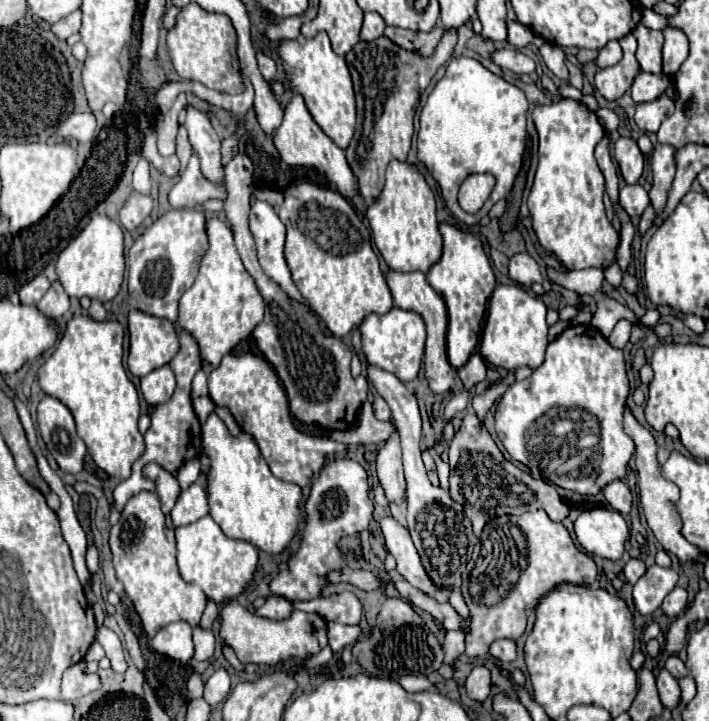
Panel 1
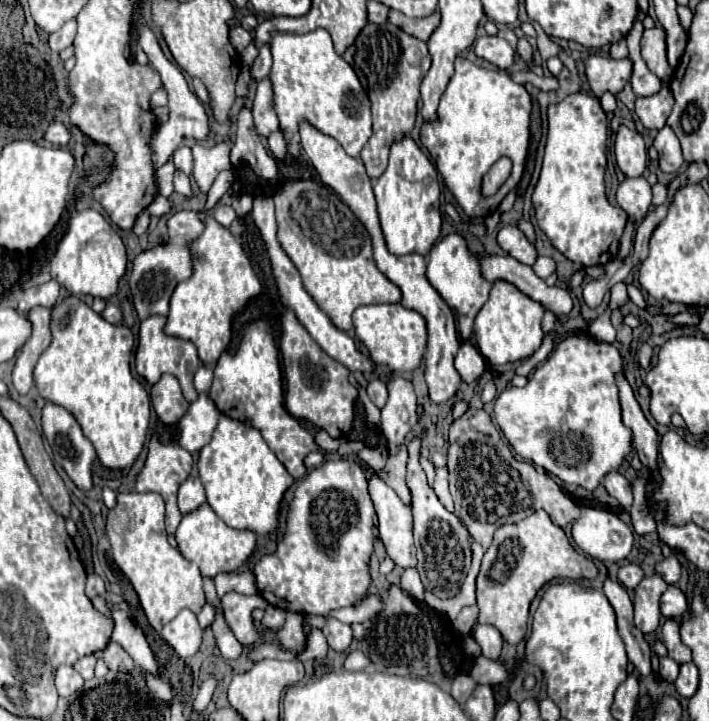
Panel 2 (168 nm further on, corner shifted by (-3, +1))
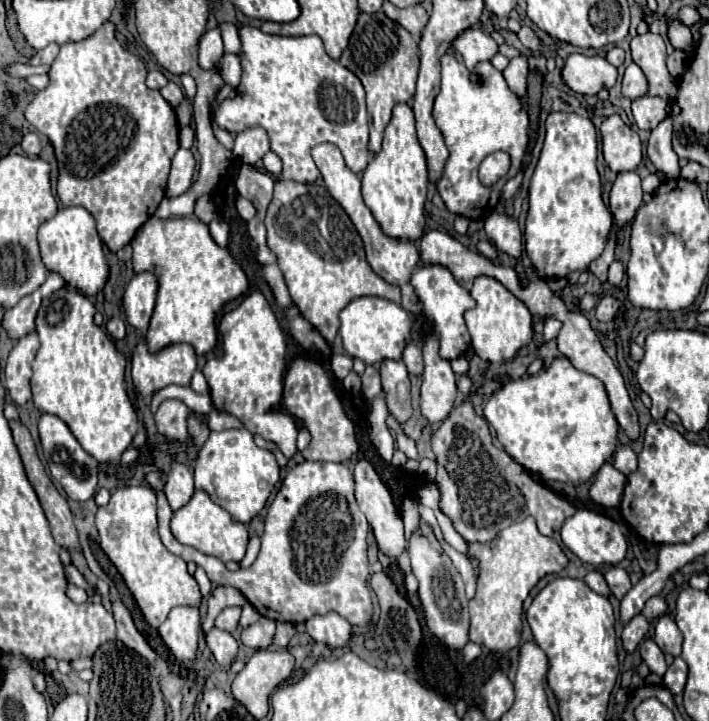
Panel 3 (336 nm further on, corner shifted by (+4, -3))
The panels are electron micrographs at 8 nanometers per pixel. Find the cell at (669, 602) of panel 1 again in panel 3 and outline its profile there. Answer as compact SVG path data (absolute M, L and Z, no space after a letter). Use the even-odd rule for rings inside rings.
M652 597L652 599L648 599L648 603L646 603L644 609L642 609L642 615L644 615L648 621L658 619L662 613L666 613L666 601L664 601L662 597Z

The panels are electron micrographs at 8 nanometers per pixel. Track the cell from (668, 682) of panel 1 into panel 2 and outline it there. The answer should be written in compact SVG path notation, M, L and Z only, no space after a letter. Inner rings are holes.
M661 657L659 659L661 665L659 665L659 675L667 681L667 683L675 683L677 681L677 675L679 675L679 665L669 659L669 657Z

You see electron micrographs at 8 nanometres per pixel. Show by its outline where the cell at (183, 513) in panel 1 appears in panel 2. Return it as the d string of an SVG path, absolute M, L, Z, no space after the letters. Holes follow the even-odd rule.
M189 477L181 487L179 487L179 511L183 515L199 509L205 503L205 489L199 479Z

